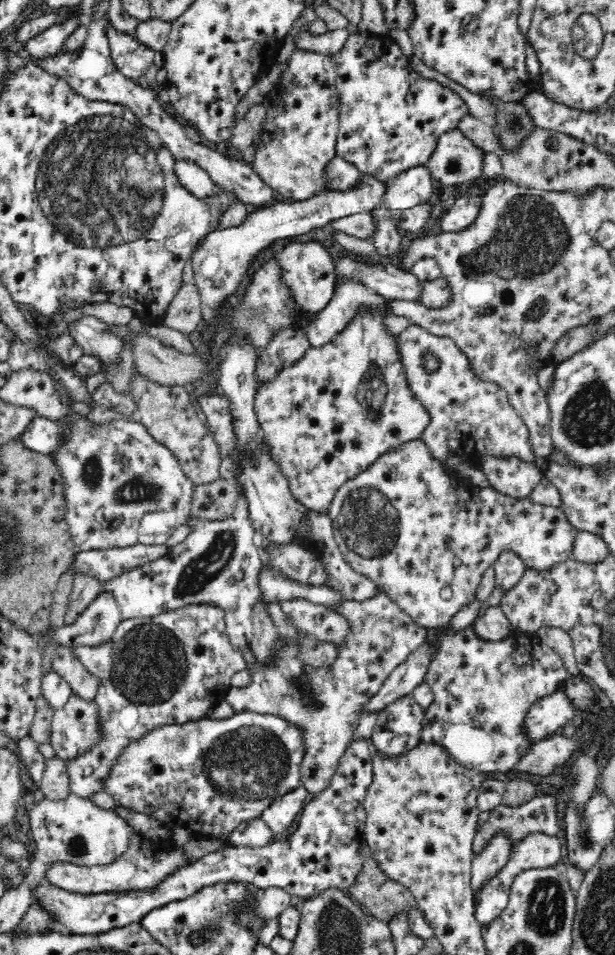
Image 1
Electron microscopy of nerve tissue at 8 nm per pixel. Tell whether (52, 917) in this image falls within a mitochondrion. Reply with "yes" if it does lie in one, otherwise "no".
no

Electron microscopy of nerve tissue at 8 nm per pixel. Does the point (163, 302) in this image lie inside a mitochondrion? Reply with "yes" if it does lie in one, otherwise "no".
no

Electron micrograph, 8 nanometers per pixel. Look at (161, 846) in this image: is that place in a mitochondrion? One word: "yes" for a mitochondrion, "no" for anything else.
no

